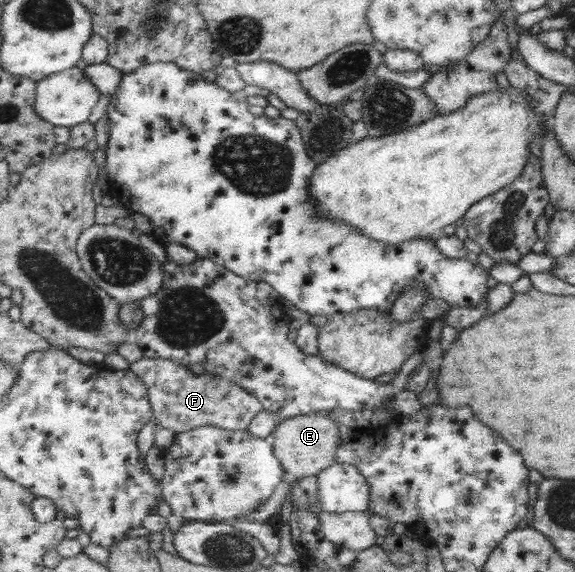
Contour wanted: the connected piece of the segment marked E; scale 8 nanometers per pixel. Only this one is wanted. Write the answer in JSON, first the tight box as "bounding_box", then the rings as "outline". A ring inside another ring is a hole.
{"bounding_box":[271,413,343,479],"outline":[[[314,413],[280,421],[272,433],[271,442],[276,457],[282,462],[286,473],[300,479],[310,475],[317,476],[337,463],[337,451],[343,430],[331,415]]]}

